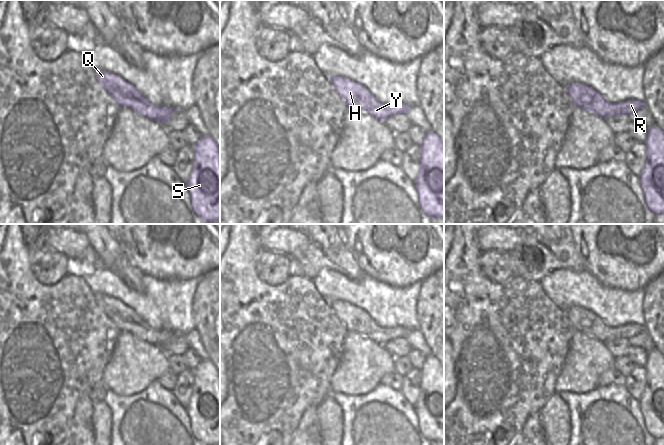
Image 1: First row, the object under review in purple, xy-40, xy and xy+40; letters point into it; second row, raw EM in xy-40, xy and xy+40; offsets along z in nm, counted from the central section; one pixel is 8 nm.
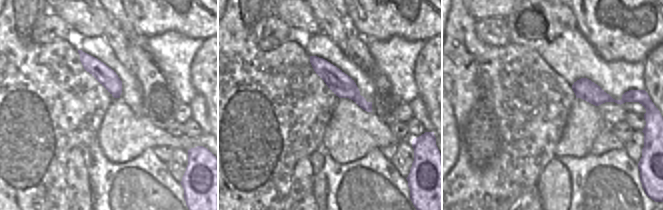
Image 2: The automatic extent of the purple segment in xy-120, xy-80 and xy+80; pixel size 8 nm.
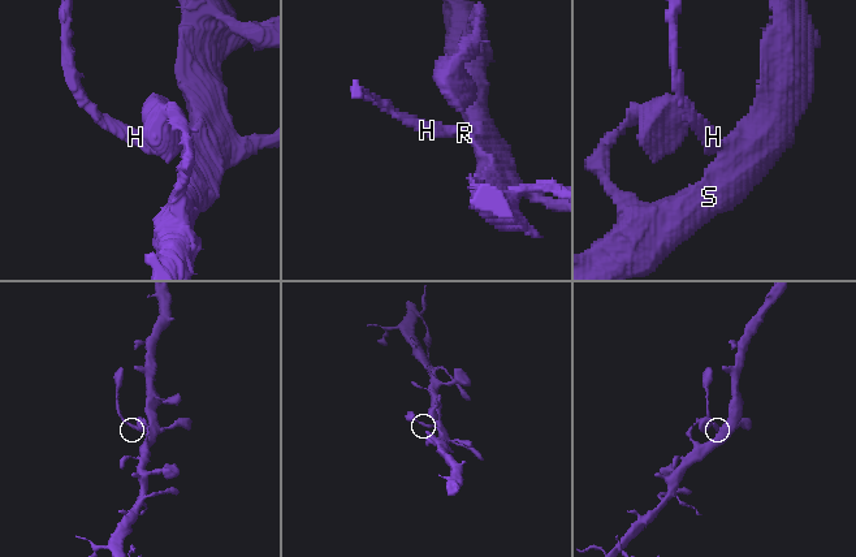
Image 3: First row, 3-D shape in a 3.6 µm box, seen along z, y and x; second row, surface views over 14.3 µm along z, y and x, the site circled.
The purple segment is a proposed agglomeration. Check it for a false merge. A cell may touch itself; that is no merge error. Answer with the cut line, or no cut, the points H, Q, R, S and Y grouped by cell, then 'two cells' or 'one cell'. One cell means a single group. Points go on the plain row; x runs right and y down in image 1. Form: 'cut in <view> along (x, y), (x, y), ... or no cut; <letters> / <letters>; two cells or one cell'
cut in xy+40 along (613, 327), (613, 332), (619, 334), (622, 338); H Q Y / R S; two cells

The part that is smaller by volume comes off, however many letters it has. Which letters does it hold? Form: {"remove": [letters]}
{"remove": ["H", "Q", "Y"]}

